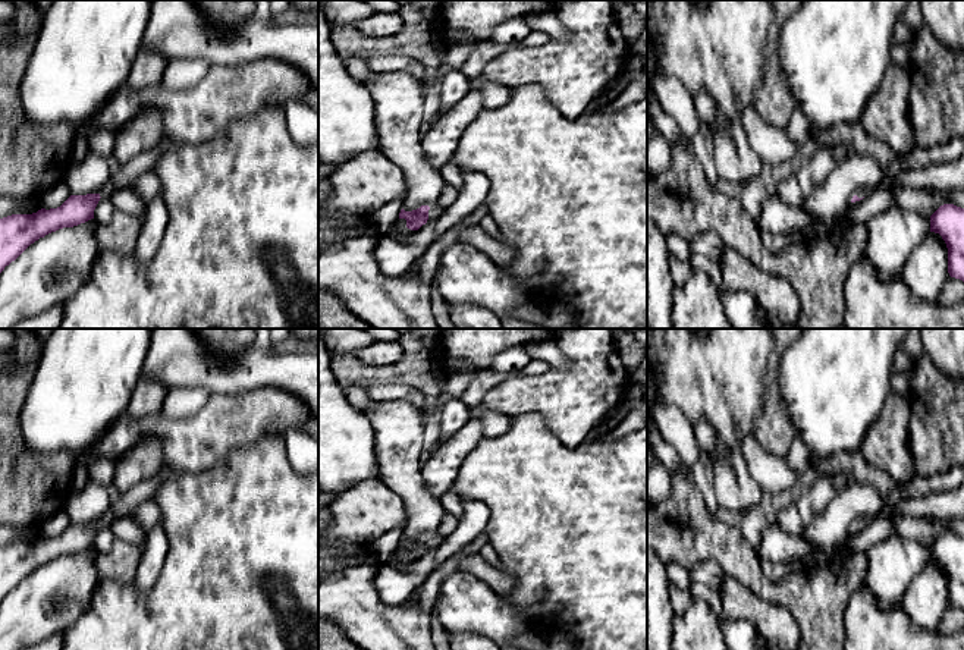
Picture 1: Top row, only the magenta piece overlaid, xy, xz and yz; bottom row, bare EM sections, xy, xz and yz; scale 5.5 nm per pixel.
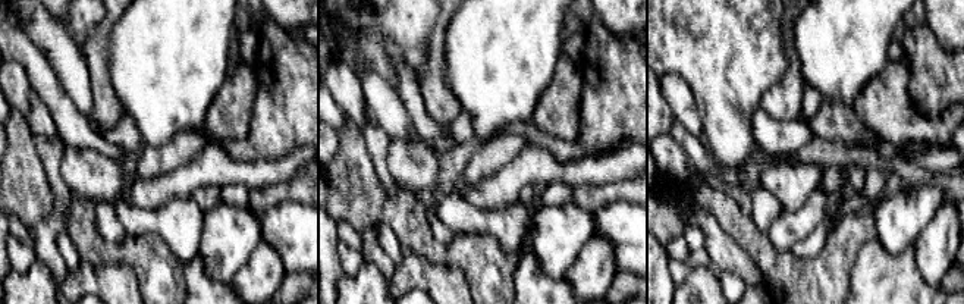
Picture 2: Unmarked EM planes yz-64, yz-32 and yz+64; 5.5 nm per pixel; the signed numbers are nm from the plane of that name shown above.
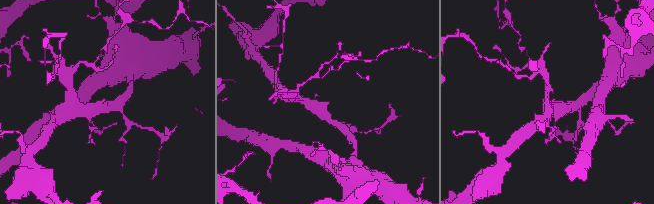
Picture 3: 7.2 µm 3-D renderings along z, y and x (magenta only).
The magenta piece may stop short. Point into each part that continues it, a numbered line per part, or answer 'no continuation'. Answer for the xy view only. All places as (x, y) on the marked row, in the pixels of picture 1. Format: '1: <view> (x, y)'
1: xy (143, 163)

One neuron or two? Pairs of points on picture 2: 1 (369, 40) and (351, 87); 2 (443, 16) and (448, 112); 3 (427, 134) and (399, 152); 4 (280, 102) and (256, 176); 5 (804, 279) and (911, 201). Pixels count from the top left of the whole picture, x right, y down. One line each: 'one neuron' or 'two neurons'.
1: two neurons
2: one neuron
3: two neurons
4: two neurons
5: two neurons

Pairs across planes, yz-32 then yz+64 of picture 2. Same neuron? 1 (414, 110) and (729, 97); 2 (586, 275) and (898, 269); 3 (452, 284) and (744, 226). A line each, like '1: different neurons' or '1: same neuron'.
1: different neurons
2: different neurons
3: different neurons

